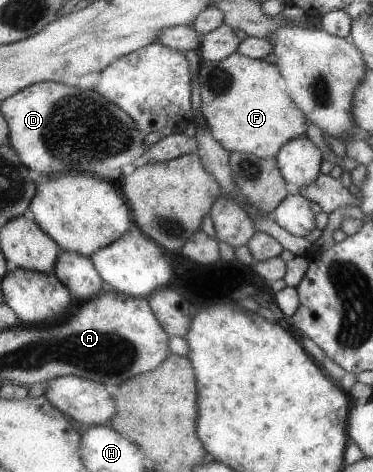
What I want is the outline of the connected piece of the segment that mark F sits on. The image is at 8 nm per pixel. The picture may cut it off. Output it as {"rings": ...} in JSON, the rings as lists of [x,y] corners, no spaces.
{"rings":[[[236,51],[220,62],[203,61],[197,80],[202,100],[200,110],[206,116],[212,136],[229,152],[246,152],[260,158],[277,158],[282,146],[298,136],[306,136],[308,132],[308,119],[294,104],[277,64],[253,59]]]}

